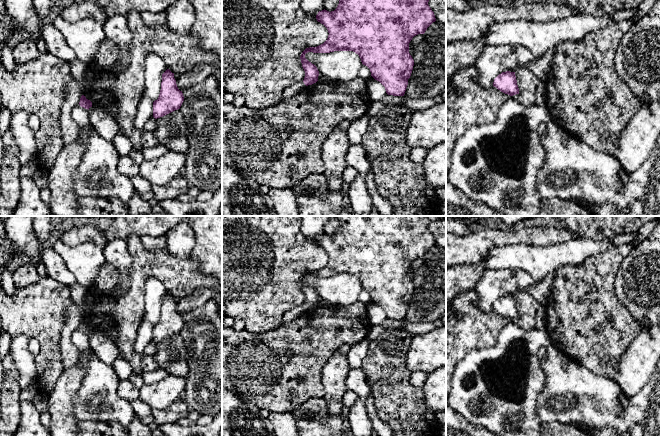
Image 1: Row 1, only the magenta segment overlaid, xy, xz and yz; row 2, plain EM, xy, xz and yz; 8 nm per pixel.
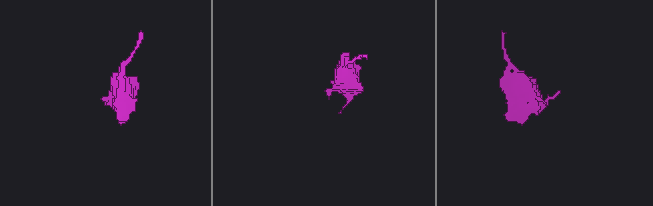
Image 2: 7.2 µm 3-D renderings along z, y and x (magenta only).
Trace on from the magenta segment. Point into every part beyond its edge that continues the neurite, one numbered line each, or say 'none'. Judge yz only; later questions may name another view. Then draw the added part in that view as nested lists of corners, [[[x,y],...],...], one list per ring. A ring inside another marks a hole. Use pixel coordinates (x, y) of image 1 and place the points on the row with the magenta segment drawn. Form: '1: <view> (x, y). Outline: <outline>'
none

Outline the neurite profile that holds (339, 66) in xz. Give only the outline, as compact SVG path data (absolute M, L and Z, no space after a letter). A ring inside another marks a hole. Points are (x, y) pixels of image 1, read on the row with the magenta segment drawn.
M353 51L308 52L305 58L317 67L319 74L328 77L334 83L354 80L362 66L359 55Z

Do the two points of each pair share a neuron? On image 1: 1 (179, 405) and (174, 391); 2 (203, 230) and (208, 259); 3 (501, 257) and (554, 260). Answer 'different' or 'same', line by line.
1: different
2: same
3: same

